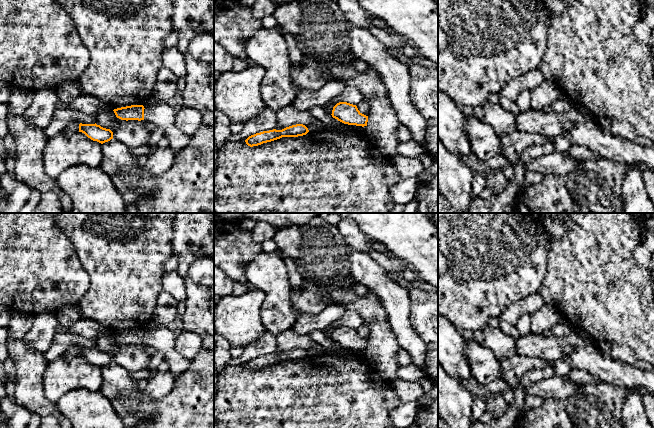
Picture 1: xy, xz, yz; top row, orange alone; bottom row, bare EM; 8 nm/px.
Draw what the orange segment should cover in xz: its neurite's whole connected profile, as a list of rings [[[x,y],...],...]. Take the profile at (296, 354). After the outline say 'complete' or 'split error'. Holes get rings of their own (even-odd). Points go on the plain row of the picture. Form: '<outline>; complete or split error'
[[[296,348],[289,351],[286,351],[282,354],[269,354],[256,357],[249,360],[245,366],[248,370],[258,370],[263,367],[271,366],[282,361],[298,361],[306,359],[309,356],[308,352],[303,348]]]; complete

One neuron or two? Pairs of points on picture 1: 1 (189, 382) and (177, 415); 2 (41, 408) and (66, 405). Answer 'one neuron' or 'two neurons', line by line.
1: one neuron
2: two neurons

